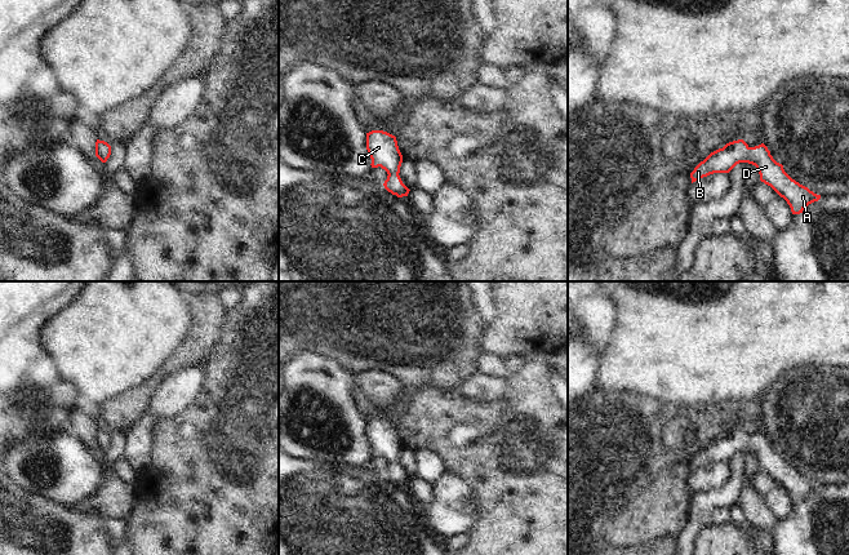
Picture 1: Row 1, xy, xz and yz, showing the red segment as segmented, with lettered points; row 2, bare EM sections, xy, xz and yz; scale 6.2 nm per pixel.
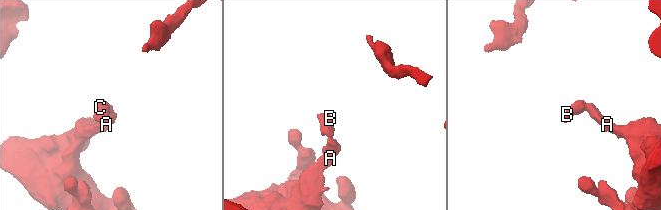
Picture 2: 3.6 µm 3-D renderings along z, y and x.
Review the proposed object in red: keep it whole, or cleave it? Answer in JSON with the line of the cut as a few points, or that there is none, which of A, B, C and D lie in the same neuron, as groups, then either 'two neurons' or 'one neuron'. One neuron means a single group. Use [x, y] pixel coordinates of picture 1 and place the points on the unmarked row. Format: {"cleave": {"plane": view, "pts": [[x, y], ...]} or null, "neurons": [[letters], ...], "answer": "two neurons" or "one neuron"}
{"cleave": null, "neurons": [["A", "B", "C", "D"]], "answer": "one neuron"}

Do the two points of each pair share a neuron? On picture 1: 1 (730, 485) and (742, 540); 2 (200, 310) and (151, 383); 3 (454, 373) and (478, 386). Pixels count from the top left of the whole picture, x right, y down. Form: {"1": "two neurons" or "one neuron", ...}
{"1": "two neurons", "2": "one neuron", "3": "two neurons"}

